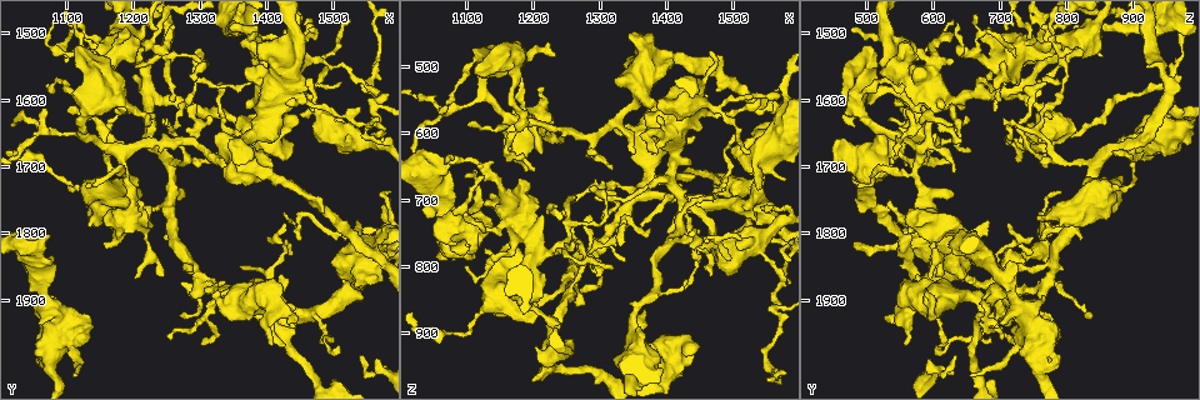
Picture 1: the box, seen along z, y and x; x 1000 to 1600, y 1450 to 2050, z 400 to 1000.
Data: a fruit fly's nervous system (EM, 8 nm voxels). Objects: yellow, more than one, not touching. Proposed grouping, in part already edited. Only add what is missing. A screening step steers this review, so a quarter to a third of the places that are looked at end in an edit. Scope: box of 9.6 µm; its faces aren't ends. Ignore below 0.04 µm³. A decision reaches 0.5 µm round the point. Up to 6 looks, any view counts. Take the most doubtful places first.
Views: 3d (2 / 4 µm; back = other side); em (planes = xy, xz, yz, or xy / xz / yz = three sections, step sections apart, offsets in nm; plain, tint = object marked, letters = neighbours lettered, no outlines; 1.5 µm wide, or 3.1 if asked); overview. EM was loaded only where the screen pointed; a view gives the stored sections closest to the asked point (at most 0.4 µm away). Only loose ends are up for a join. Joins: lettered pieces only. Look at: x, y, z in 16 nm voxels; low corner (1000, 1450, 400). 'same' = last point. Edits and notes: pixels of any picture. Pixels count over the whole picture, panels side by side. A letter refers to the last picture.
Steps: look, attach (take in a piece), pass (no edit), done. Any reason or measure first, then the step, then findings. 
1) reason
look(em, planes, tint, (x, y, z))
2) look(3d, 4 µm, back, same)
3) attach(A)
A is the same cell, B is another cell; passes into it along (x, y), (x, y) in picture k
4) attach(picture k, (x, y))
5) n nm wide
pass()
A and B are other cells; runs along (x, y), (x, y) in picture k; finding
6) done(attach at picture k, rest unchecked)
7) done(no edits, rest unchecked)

branch stops here
look(em, yz, step 8, letters, (1100, 1945, 785))

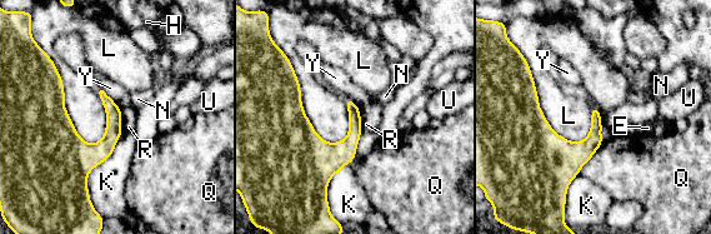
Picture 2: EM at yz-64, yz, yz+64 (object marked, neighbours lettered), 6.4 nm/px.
L touches over 550 nm
pass()
E, H, K, L, N, Q, R, U and Y are other cells; border along (293, 68), (313, 128), (343, 140) in picture 2; none of them fits

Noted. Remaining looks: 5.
look(em, planes, tint, (1115, 2020, 660))

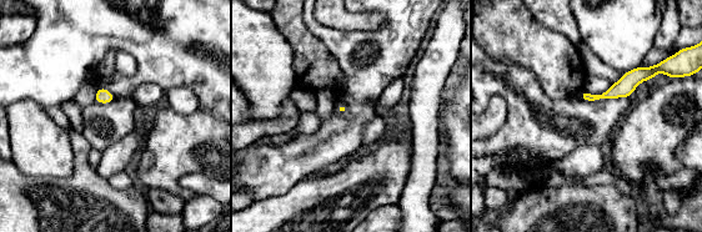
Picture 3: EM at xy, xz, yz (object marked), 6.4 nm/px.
what lies round it
look(em, planes, letters, same)

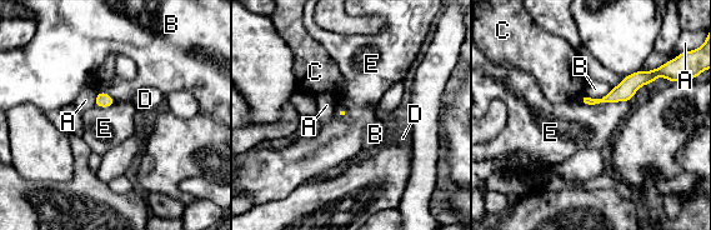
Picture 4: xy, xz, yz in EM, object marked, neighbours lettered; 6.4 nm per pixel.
pass()
A, B, C, D and E are other cells; runs along (652, 76), (602, 100), (584, 99) in picture 4; no lettered piece goes on from it

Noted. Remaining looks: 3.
tapers out
look(em, yz, step 4, letters, (1095, 1545, 800))

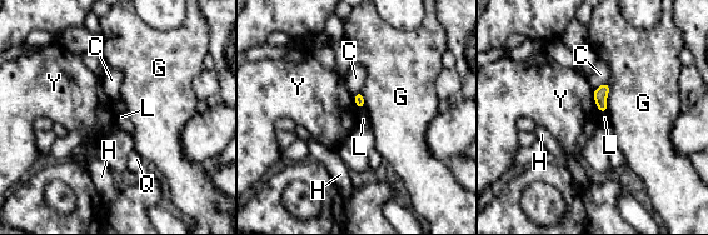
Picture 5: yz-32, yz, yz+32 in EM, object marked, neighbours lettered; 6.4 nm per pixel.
pass()
C, G, H, L, Q and Y are other cells; no lettered piece goes on from it

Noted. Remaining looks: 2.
done(no edits, rest unchecked)

